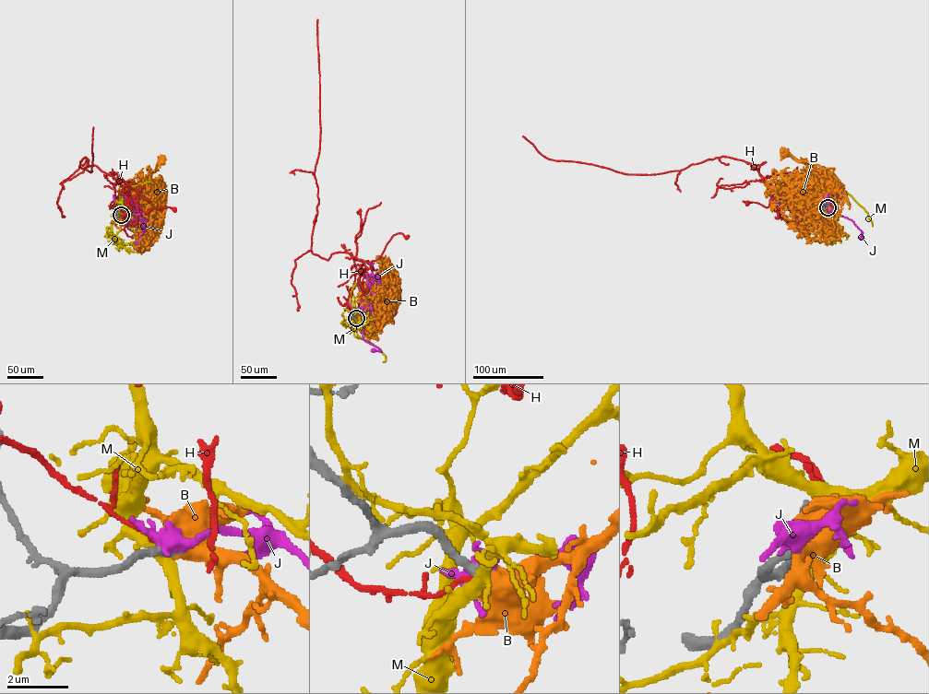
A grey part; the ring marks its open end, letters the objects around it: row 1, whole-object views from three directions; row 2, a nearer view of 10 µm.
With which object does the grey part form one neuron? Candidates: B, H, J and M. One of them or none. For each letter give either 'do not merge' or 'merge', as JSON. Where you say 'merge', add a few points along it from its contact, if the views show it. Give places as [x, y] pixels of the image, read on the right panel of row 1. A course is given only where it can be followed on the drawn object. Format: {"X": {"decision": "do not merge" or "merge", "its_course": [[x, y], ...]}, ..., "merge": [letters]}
{"B": {"decision": "merge", "its_course": [[827, 207], [823, 205], [825, 197], [820, 188], [834, 168], [795, 160], [784, 153]]}, "H": {"decision": "do not merge"}, "J": {"decision": "do not merge"}, "M": {"decision": "do not merge"}, "merge": ["B"]}

